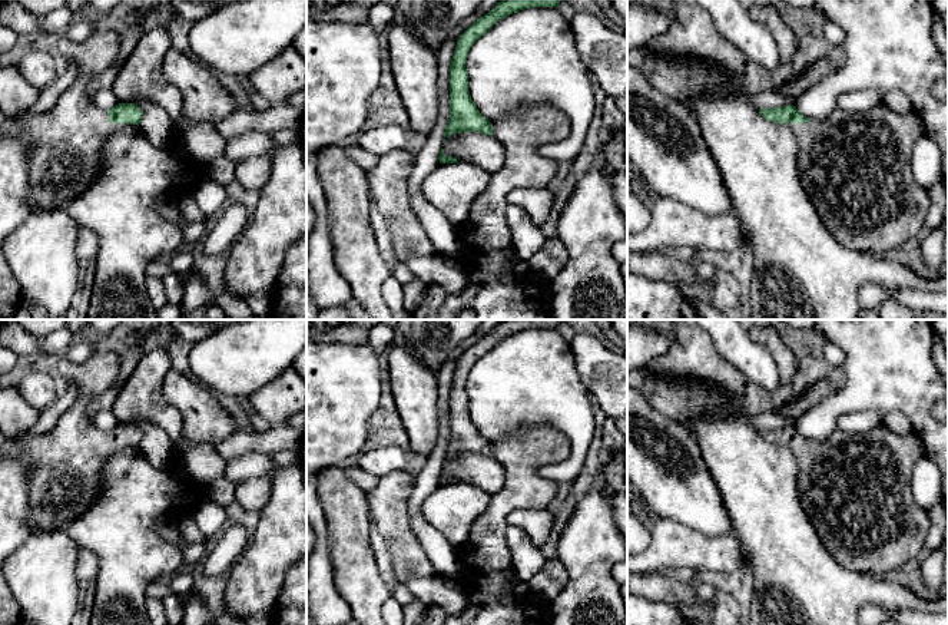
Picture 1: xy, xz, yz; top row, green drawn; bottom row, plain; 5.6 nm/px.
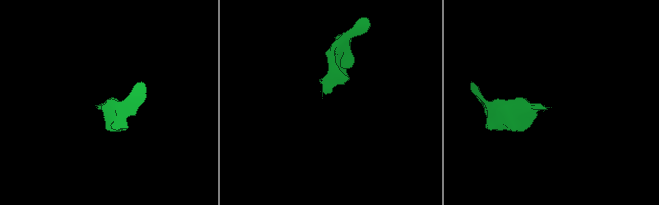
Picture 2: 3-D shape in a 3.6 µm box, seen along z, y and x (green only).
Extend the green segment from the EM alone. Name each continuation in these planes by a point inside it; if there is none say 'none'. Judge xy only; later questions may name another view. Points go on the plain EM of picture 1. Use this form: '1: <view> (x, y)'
1: xy (66, 465)

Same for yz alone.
1: yz (855, 488)

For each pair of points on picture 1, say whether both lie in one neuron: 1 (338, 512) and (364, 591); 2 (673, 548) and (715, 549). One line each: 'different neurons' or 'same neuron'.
1: same neuron
2: same neuron

